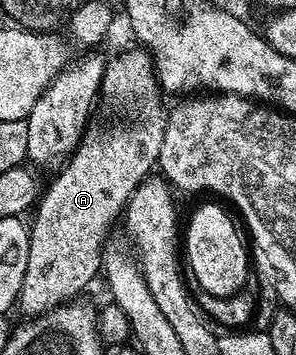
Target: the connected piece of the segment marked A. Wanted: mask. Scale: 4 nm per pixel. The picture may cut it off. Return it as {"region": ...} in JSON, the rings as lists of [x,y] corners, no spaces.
{"region":[[[144,50],[136,51],[125,52],[114,60],[110,59],[105,65],[99,100],[102,105],[105,103],[109,107],[110,114],[114,116],[113,122],[102,130],[101,136],[89,134],[81,140],[72,156],[64,161],[60,169],[62,172],[54,178],[49,189],[46,187],[40,193],[36,202],[35,211],[32,213],[33,224],[31,220],[28,225],[27,270],[23,274],[23,286],[19,290],[16,303],[18,309],[22,308],[26,312],[26,317],[44,316],[60,304],[80,297],[81,291],[96,276],[98,279],[103,268],[105,246],[110,239],[109,230],[113,222],[116,218],[118,221],[124,213],[137,187],[149,179],[158,167],[157,159],[159,150],[163,150],[167,112],[164,107],[161,109],[163,92],[155,75],[152,56]]]}

